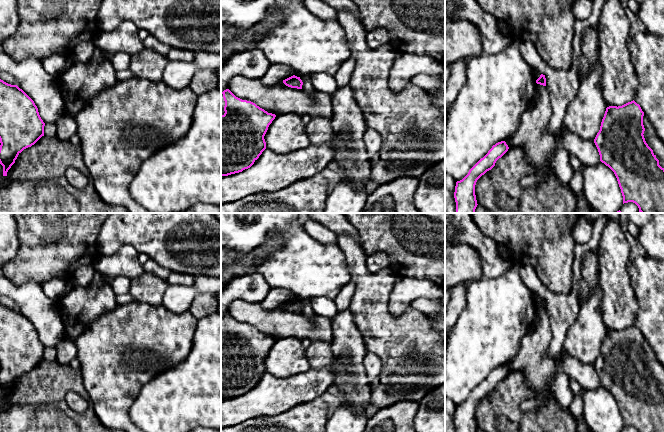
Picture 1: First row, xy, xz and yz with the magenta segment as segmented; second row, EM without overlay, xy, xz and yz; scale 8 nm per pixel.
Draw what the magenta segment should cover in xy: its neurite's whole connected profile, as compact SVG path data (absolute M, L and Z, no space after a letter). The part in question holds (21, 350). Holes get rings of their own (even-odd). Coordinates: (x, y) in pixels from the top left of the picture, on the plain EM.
M0 303L0 388L3 400L18 379L44 360L45 347L34 325L17 309Z

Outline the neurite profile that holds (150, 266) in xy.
M149 259L143 264L145 272L151 273L163 280L167 280L171 274L171 271L162 267L155 261Z

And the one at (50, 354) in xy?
M45 348L44 350L44 360L46 361L56 361L57 350L56 348Z

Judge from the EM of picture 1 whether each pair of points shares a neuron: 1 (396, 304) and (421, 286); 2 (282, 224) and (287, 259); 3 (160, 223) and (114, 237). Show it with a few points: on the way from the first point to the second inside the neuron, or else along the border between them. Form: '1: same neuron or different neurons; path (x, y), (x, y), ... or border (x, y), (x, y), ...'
1: same neuron; path (402, 298), (412, 288), (415, 288)
2: same neuron; path (291, 233), (291, 250)
3: same neuron; path (149, 223), (129, 223), (125, 226)

